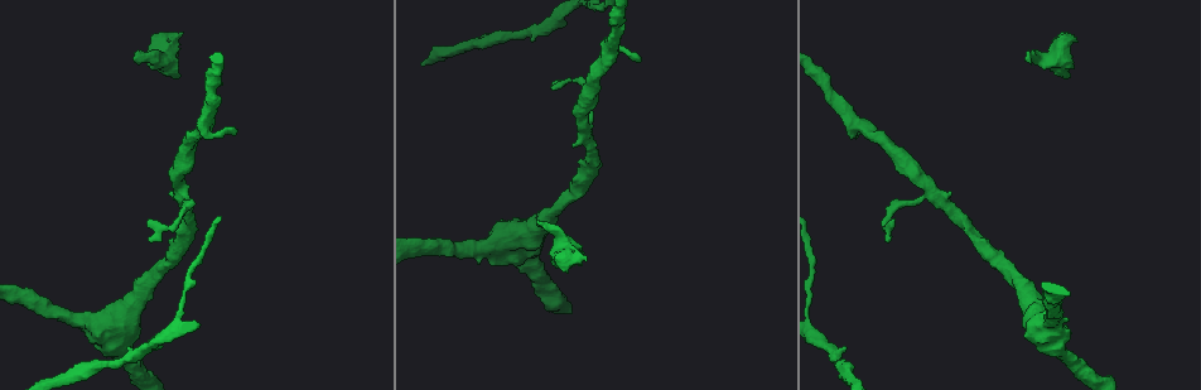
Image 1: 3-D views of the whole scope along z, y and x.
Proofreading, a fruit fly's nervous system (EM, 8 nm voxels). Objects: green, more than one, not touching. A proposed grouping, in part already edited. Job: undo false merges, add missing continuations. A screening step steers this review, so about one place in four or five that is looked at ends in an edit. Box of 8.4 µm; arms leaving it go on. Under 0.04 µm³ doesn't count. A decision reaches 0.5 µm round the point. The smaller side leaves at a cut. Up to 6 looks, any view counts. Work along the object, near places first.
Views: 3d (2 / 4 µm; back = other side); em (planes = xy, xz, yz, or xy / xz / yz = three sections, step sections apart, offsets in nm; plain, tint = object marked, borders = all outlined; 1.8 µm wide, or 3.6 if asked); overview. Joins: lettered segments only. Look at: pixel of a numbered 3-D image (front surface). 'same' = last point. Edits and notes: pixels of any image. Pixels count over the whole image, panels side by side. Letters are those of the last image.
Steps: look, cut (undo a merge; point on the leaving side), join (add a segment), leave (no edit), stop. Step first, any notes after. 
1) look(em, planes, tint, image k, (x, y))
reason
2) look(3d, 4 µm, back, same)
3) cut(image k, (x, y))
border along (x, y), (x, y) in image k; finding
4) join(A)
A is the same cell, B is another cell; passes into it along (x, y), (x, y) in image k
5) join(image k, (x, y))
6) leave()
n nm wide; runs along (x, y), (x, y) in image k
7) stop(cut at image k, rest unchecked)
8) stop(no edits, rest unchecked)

look(em, 3.6 µm, xy, step 16, tint, image 1, (234, 133))
tapers out

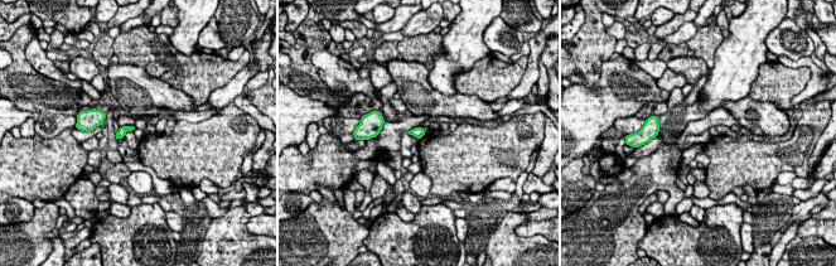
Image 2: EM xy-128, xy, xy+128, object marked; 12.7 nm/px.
look(em, 3.6 µm, xy, step 16, borders, same)

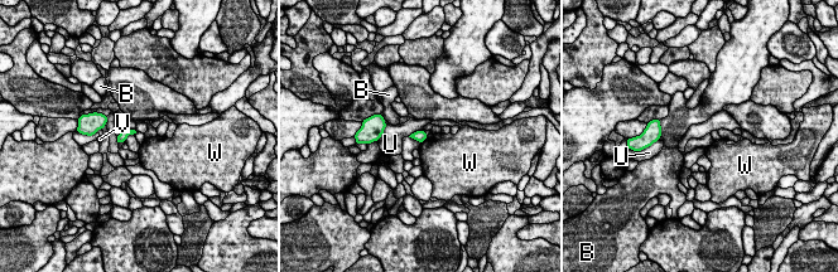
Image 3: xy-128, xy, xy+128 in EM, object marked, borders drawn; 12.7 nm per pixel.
leave()
B, U, V and W are other cells; border along (428, 135), (420, 144) in image 3; no lettered segment goes on from it

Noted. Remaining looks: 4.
look(3d, 4 µm, back, image 1, (1027, 61))
an open end

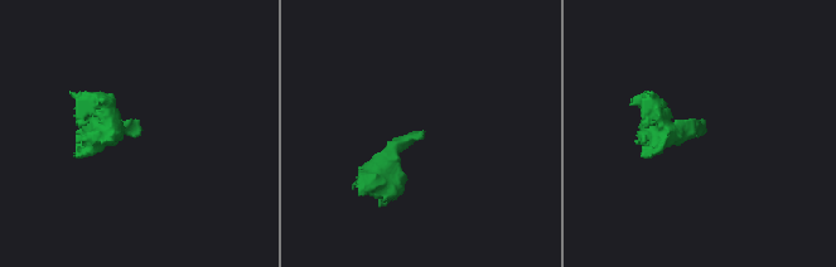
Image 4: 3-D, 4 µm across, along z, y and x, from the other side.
look(em, xz, step 8, tint, image 4, (422, 131))

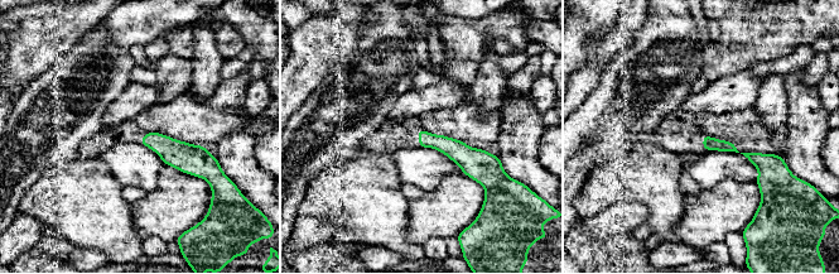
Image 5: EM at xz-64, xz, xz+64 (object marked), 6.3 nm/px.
look(em, planes, borders, same)
cut it another way

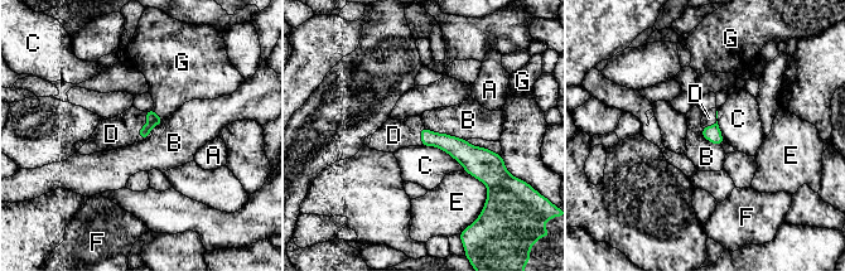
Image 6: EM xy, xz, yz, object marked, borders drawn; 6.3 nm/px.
join(D)
C touches over 340 nm; D is the same cell, A, B, C, E, F and G are other cells; passes into it along (153, 119), (143, 126), (111, 134) in image 6; it goes on there

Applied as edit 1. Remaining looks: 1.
look(em, 3.6 µm, xz, step 4, borders, image 1, (89, 334))

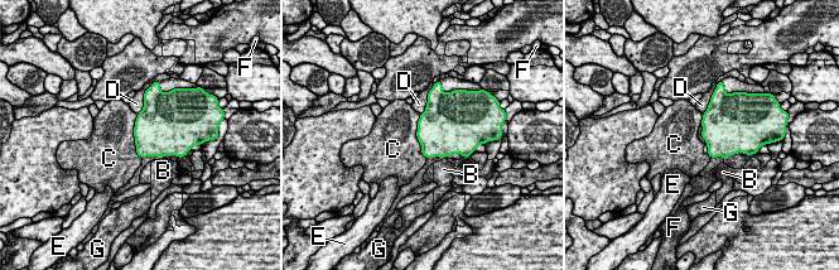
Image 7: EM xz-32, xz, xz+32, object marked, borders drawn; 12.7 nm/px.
leave()
B, C, D, E, F and G are other cells; border along (136, 114), (134, 144), (141, 158) in image 7; none of them fits

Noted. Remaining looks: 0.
stop(join at image 6, rest unchecked)

